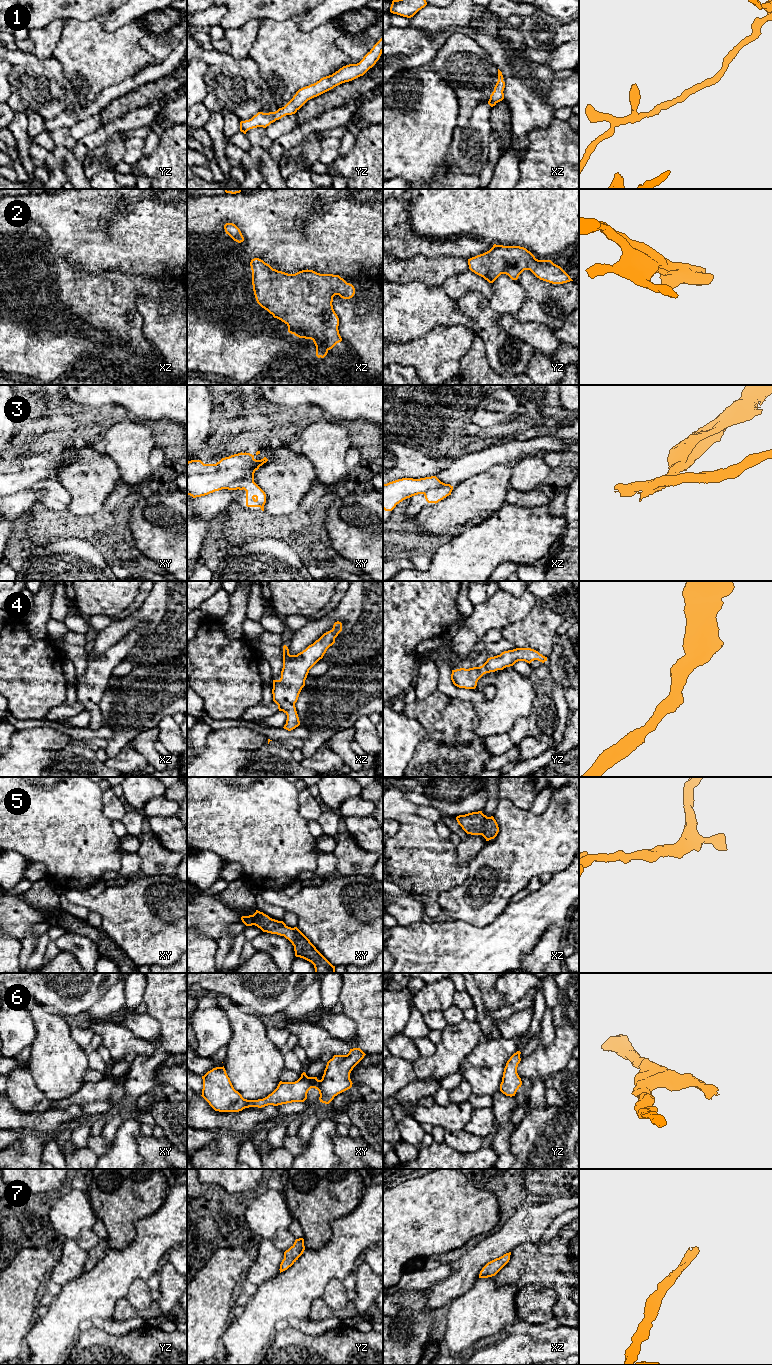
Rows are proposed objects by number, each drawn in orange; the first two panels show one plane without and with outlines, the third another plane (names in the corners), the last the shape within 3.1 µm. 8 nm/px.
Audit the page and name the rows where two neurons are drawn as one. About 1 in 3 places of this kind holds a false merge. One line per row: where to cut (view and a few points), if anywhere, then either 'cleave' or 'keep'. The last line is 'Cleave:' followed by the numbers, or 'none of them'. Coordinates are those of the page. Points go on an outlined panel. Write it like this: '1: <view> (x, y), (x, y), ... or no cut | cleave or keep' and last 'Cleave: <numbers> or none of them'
1: no cut | keep
2: no cut | keep
3: xy (253, 479), (238, 479), (226, 488) | cleave
4: no cut | keep
5: no cut | keep
6: no cut | keep
7: no cut | keep
Cleave: 3

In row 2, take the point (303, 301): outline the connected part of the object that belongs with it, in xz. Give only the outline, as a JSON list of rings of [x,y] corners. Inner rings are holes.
[[[259,258],[250,262],[252,285],[257,303],[274,318],[288,326],[288,332],[299,338],[311,339],[316,346],[316,356],[324,358],[328,351],[342,341],[339,334],[339,318],[333,309],[333,297],[339,295],[350,299],[355,288],[339,275],[320,274],[313,270],[302,270],[288,274],[273,269]]]

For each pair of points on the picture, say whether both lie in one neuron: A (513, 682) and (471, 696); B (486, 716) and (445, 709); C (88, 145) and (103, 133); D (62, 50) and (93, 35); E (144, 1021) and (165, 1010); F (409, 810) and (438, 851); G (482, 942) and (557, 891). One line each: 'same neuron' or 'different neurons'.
A: same neuron
B: different neurons
C: same neuron
D: same neuron
E: different neurons
F: same neuron
G: same neuron

